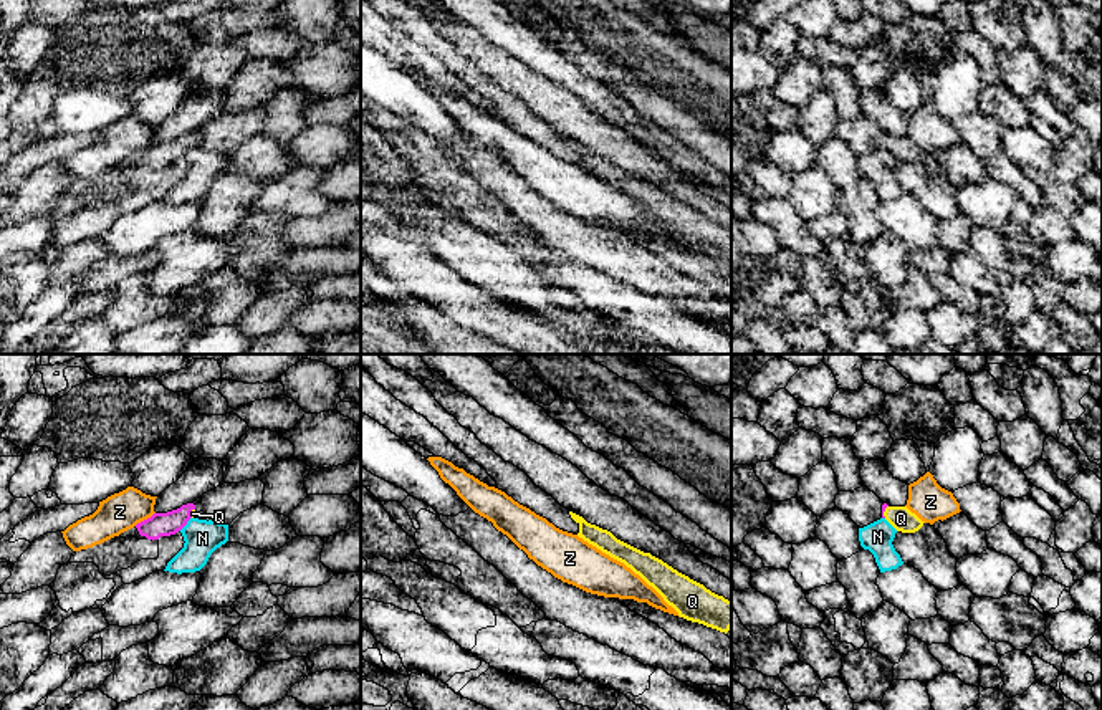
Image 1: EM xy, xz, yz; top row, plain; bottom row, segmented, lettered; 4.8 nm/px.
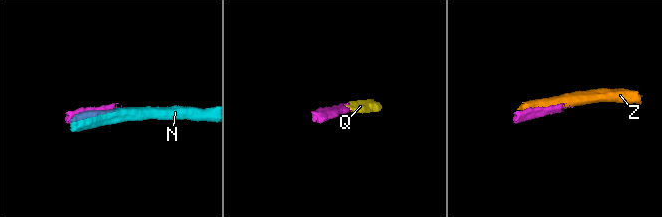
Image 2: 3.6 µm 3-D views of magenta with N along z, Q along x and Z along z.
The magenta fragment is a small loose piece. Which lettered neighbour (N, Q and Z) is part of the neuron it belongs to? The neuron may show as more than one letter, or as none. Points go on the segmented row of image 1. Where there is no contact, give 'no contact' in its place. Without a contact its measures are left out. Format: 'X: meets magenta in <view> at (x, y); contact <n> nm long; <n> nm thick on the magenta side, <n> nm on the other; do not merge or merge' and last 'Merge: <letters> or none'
N: meets magenta in xy at (186, 523); contact 90 nm long; 110 nm thick on the magenta side, 170 nm on the other; do not merge
Q: meets magenta in yz at (884, 510); contact 70 nm long; 20 nm thick on the magenta side, 110 nm on the other; merge
Z: meets magenta in xy at (144, 520); contact 120 nm long; 110 nm thick on the magenta side, 190 nm on the other; do not merge
Merge: Q

